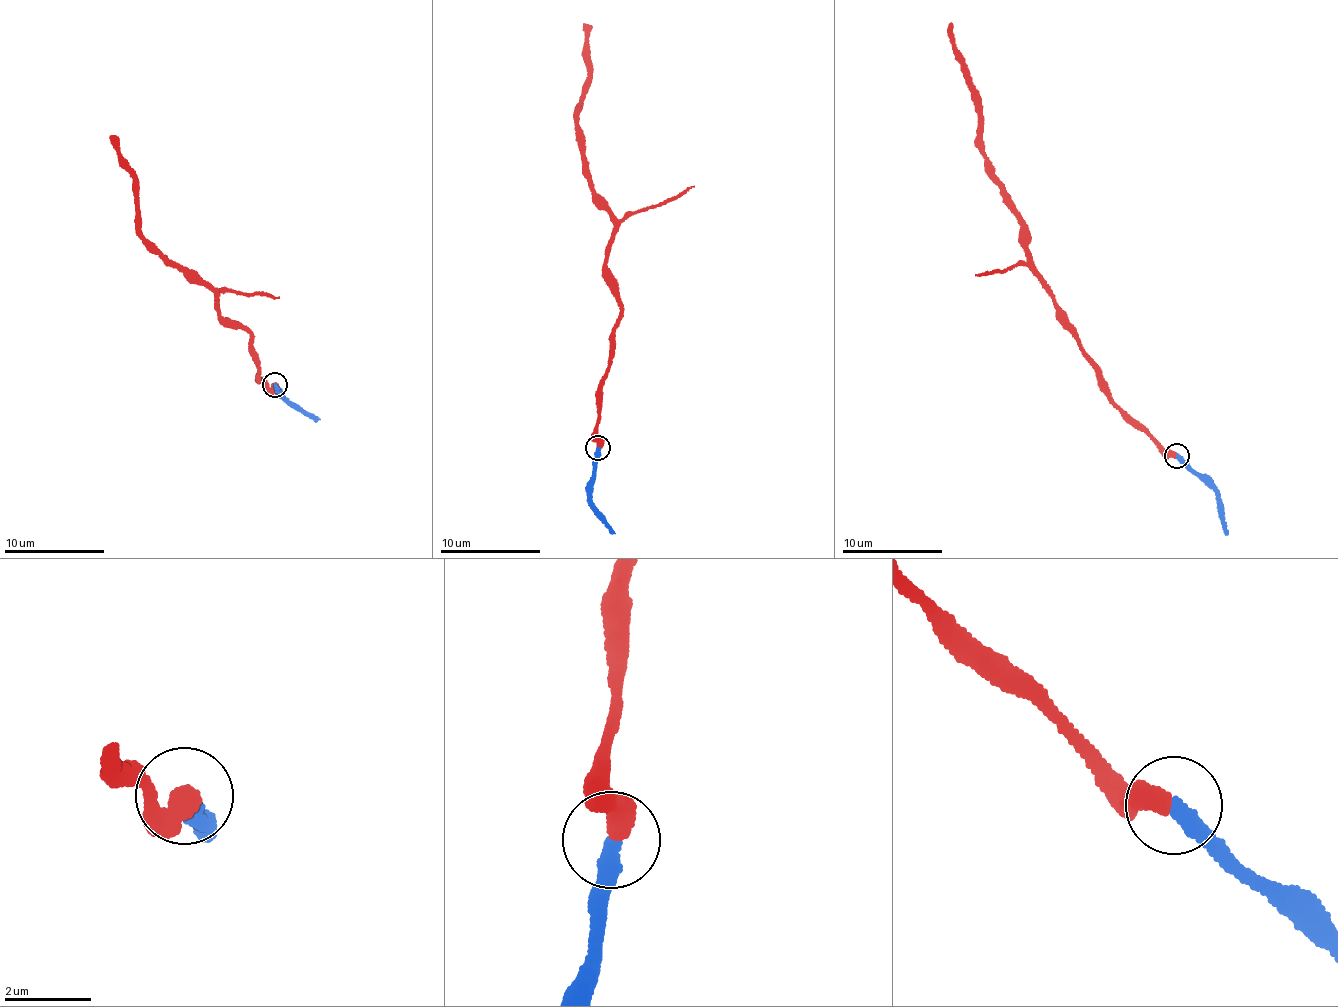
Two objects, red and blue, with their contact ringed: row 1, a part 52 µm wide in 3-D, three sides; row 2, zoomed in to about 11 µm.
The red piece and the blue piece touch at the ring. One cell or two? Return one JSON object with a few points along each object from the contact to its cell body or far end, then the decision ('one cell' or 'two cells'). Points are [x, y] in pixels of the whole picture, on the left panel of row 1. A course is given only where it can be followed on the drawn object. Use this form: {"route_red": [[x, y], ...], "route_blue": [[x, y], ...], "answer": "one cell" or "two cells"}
{"route_red": [[274, 385], [271, 390], [259, 375], [244, 327], [220, 315], [215, 290], [139, 234], [137, 178], [110, 136]], "route_blue": [[274, 385], [282, 398], [319, 418]], "answer": "one cell"}

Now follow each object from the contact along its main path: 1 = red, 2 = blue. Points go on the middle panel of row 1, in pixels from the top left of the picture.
1: (597, 447), (603, 383), (620, 296), (605, 266), (614, 228), (586, 171), (574, 120), (589, 83), (584, 23)
2: (597, 447), (589, 496), (614, 533)

